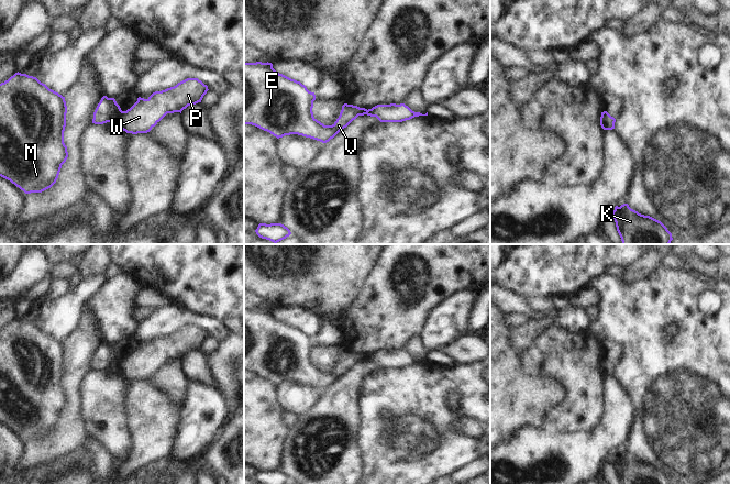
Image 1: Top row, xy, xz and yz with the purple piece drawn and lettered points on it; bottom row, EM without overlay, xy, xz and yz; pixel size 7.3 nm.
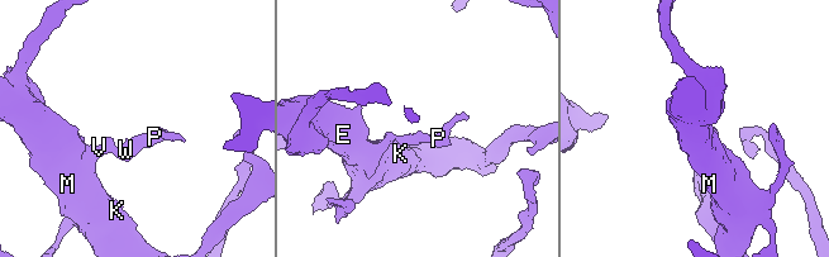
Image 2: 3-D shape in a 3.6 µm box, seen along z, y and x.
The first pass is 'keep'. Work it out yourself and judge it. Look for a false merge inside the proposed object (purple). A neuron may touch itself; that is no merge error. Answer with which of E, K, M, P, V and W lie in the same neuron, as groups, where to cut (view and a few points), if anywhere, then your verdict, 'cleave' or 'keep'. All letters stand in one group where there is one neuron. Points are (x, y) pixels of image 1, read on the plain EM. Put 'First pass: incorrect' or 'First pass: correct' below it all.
E K M V / P W; cut in xy along (122, 358), (114, 366); cleave
First pass: incorrect

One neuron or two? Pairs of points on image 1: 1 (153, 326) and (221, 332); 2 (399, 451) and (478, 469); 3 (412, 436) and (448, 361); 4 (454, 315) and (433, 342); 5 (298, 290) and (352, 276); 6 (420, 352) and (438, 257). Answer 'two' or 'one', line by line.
1: one
2: two
3: two
4: one
5: one
6: two

